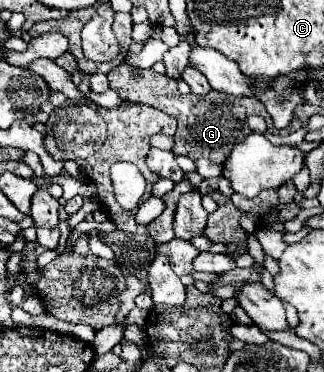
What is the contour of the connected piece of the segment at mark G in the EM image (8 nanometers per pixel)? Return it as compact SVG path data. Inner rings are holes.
M120 63L118 67L114 67L108 73L108 81L110 81L110 87L124 101L148 103L150 107L158 107L160 111L164 111L168 115L174 115L178 119L178 131L176 133L188 135L188 131L190 131L190 147L174 147L174 153L186 155L192 161L206 157L206 159L212 159L214 163L224 163L230 157L232 147L250 133L250 127L246 125L246 117L254 115L254 113L262 115L268 121L268 129L274 135L282 133L282 131L276 131L276 127L270 119L270 113L266 111L264 103L256 97L240 97L240 99L234 99L234 101L220 101L218 103L218 97L226 97L226 95L216 93L216 91L210 91L206 95L194 95L194 93L182 95L178 91L174 79L170 79L166 75L160 75L152 69L134 71L134 67L130 67L128 63Z

